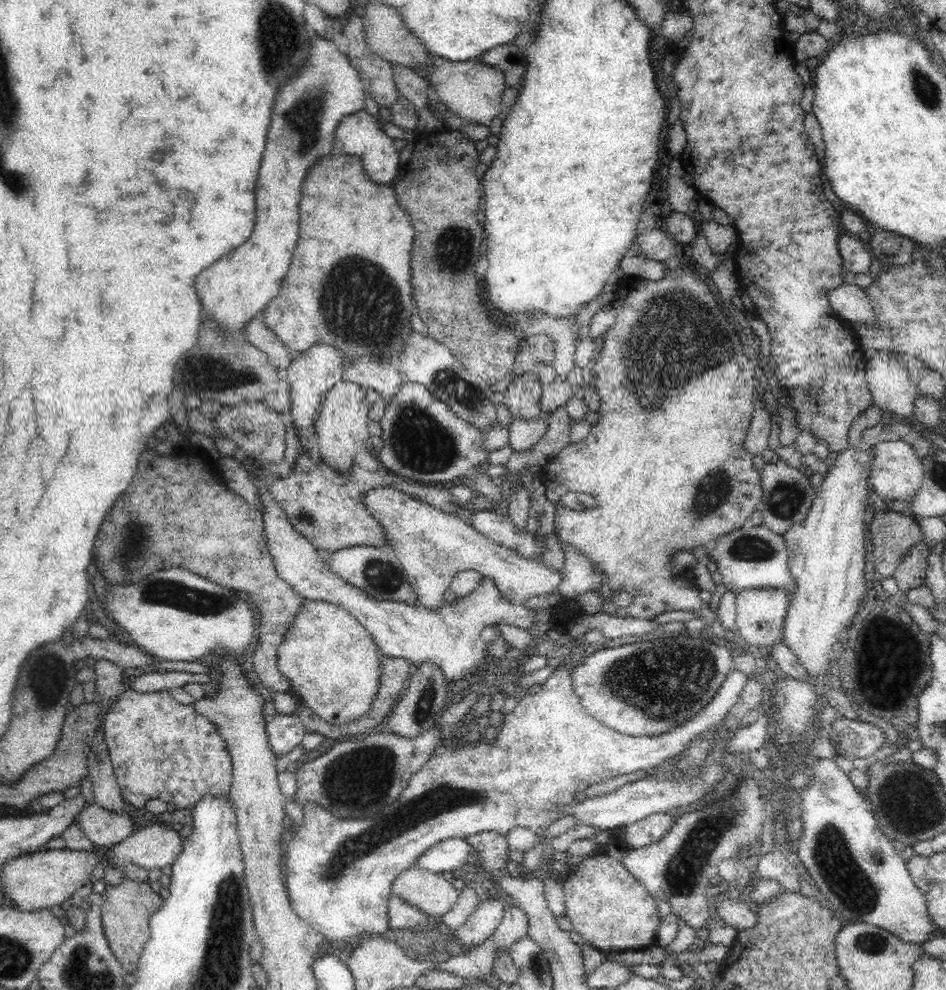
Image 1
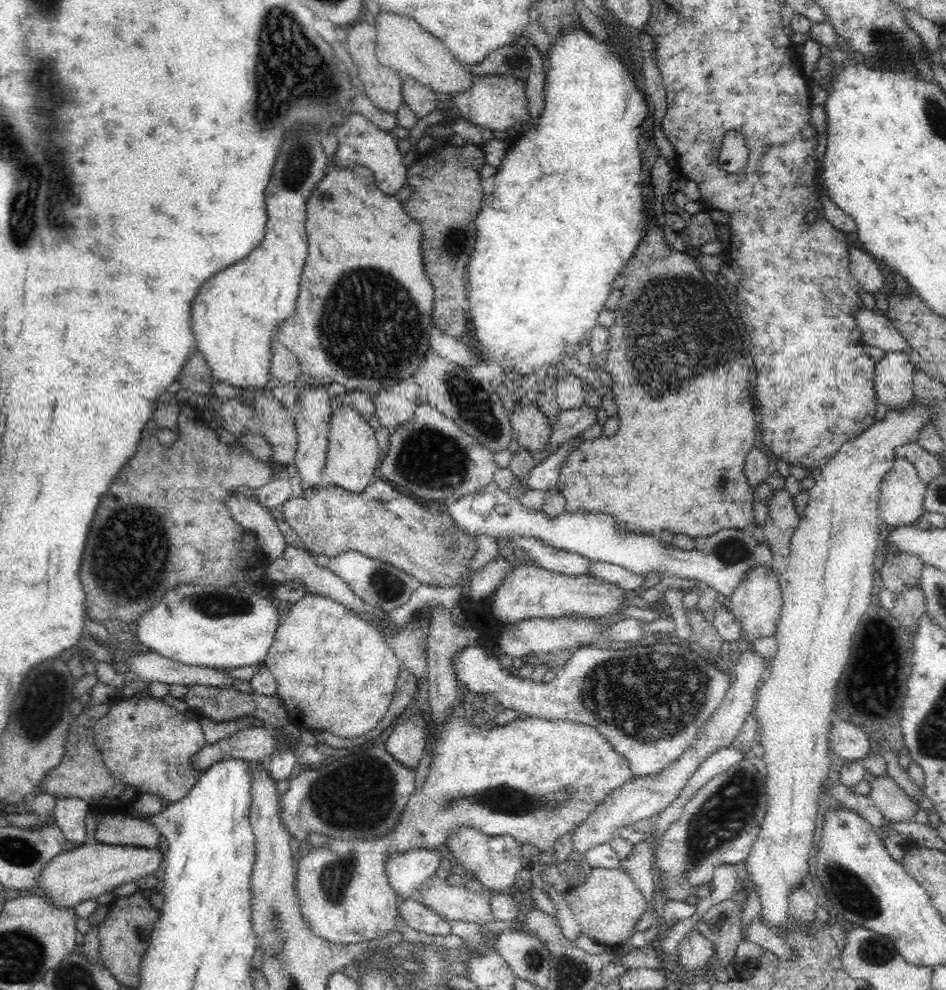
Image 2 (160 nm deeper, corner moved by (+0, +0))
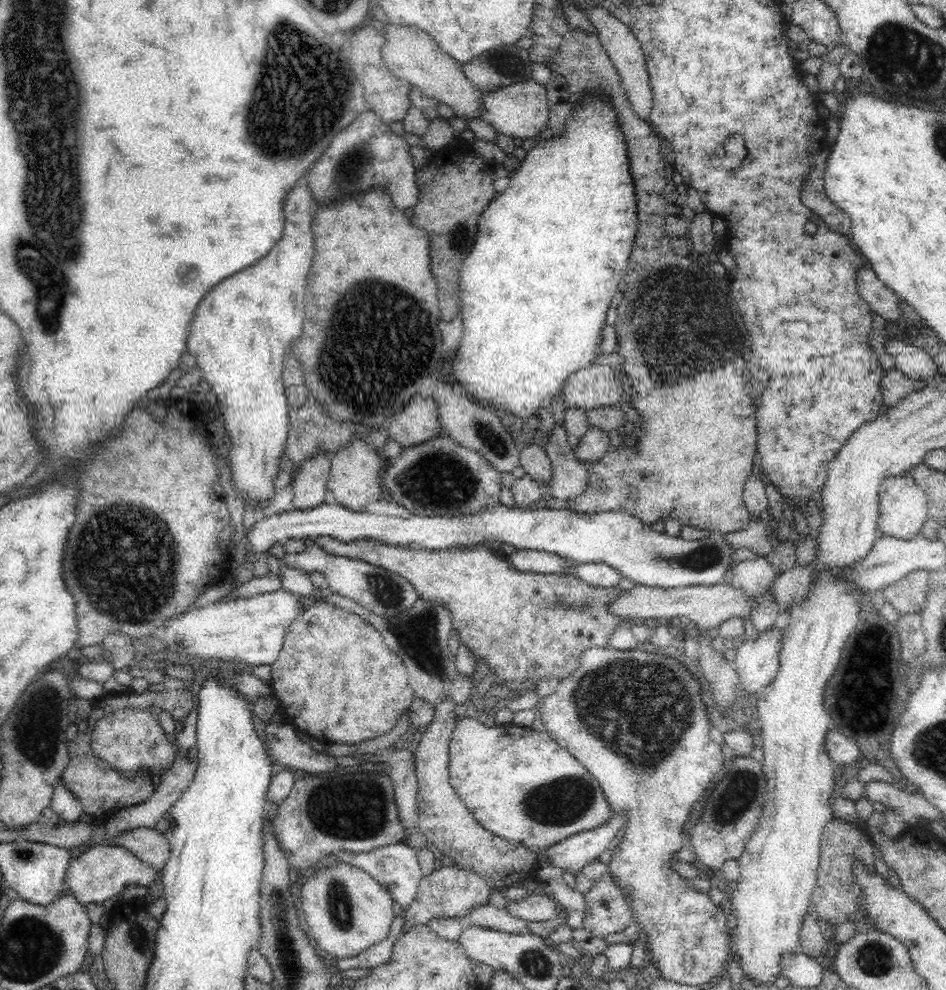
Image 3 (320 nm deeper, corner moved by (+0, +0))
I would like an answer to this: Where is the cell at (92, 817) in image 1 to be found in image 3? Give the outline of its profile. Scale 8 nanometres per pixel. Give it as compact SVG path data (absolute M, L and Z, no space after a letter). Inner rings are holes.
M137 828L122 833L114 843L130 850L155 871L162 870L171 855L170 843L157 829Z

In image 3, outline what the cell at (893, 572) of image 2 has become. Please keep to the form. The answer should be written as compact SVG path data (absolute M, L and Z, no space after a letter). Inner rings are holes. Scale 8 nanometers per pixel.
M926 571L912 572L882 591L886 601L898 616L921 614L929 591L929 574Z

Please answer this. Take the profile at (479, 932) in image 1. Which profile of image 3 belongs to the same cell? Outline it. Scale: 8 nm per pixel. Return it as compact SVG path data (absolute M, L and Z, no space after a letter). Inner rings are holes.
M532 891L525 899L507 902L507 912L528 922L544 922L552 919L558 910L558 903L545 892Z

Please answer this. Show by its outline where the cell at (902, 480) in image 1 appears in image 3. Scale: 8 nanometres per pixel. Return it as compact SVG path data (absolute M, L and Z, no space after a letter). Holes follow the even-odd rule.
M910 474L891 476L880 483L879 520L877 523L879 536L892 536L898 540L914 540L916 536L920 535L929 518L926 493L916 487L915 480Z

